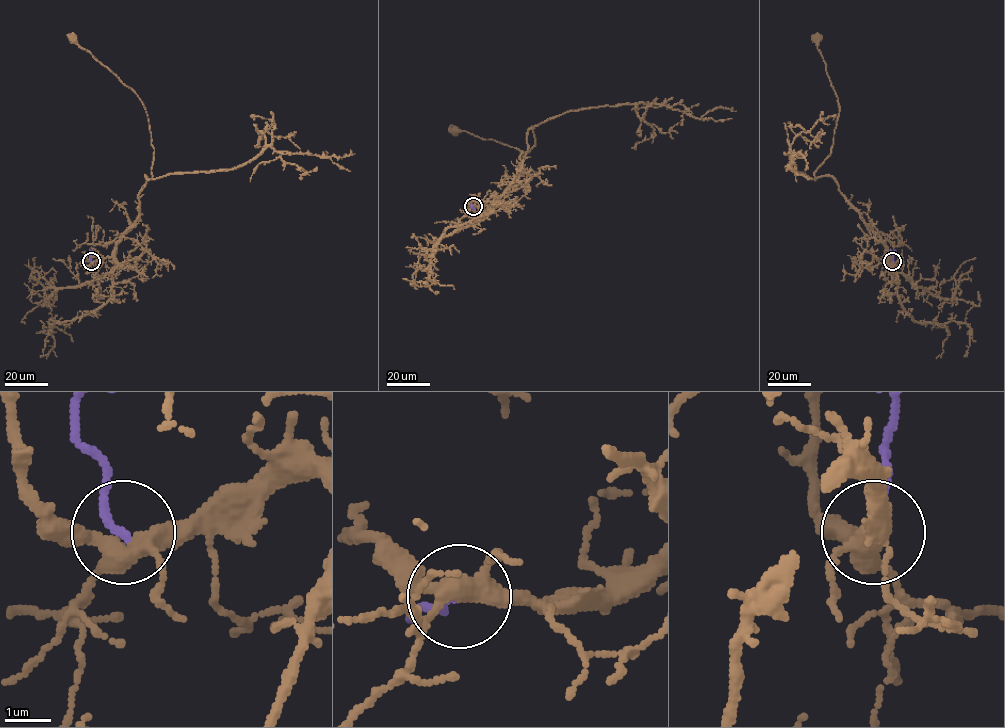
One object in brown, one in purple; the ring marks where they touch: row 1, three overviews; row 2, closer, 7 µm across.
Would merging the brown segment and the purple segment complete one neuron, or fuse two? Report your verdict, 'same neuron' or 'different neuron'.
same neuron

